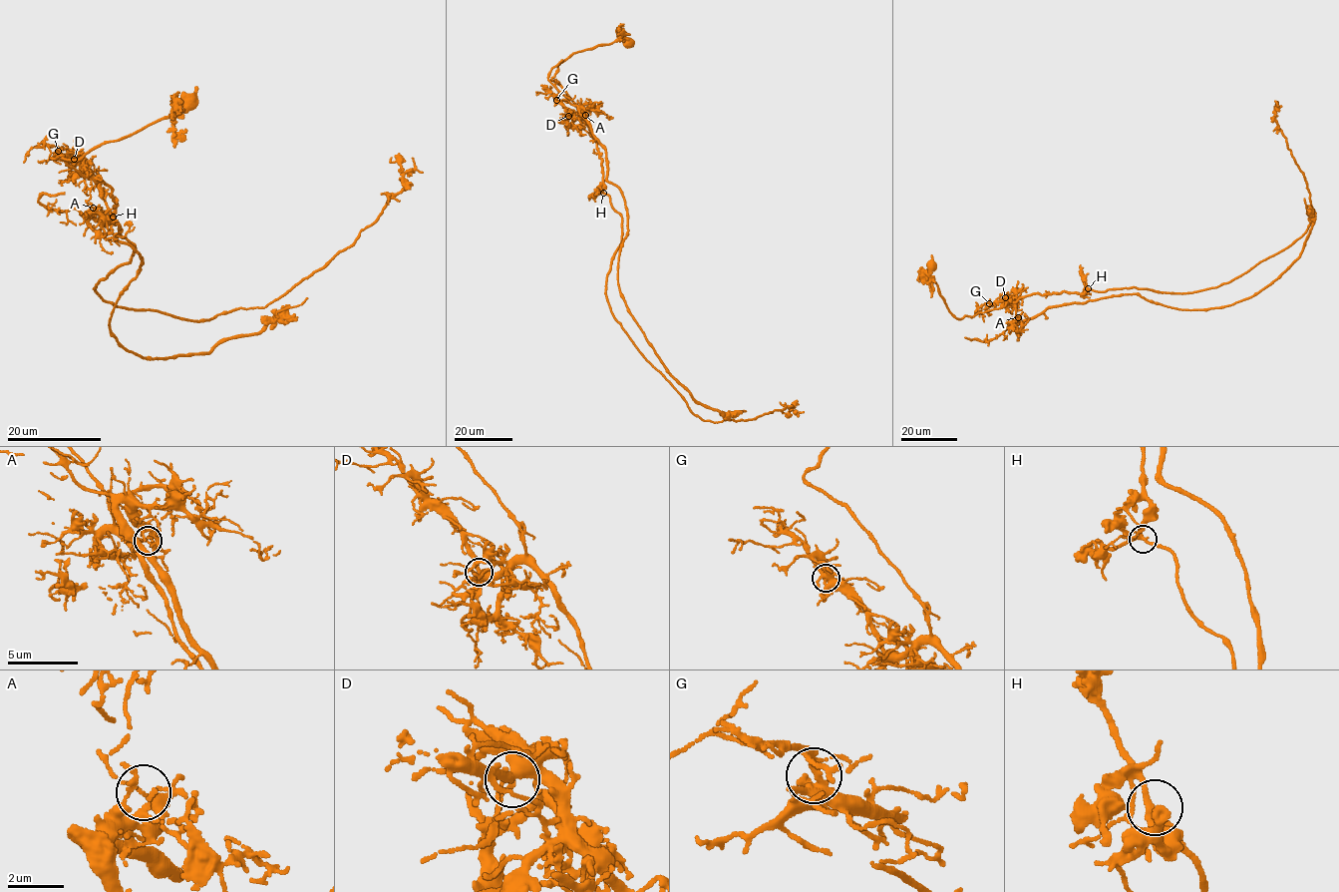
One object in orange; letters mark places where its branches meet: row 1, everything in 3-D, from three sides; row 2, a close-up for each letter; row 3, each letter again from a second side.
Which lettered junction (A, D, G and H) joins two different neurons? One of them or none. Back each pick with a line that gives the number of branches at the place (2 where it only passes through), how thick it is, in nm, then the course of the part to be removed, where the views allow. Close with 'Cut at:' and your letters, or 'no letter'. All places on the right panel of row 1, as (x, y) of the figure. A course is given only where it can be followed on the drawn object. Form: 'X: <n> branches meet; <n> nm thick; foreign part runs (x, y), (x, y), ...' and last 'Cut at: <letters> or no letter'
A: 3 branches meet; 220 nm thick; foreign part runs (1018, 317), (1020, 323), (1053, 306), (1116, 295), (1194, 310), (1254, 295), (1302, 251), (1313, 222), (1304, 199)
Cut at: A

